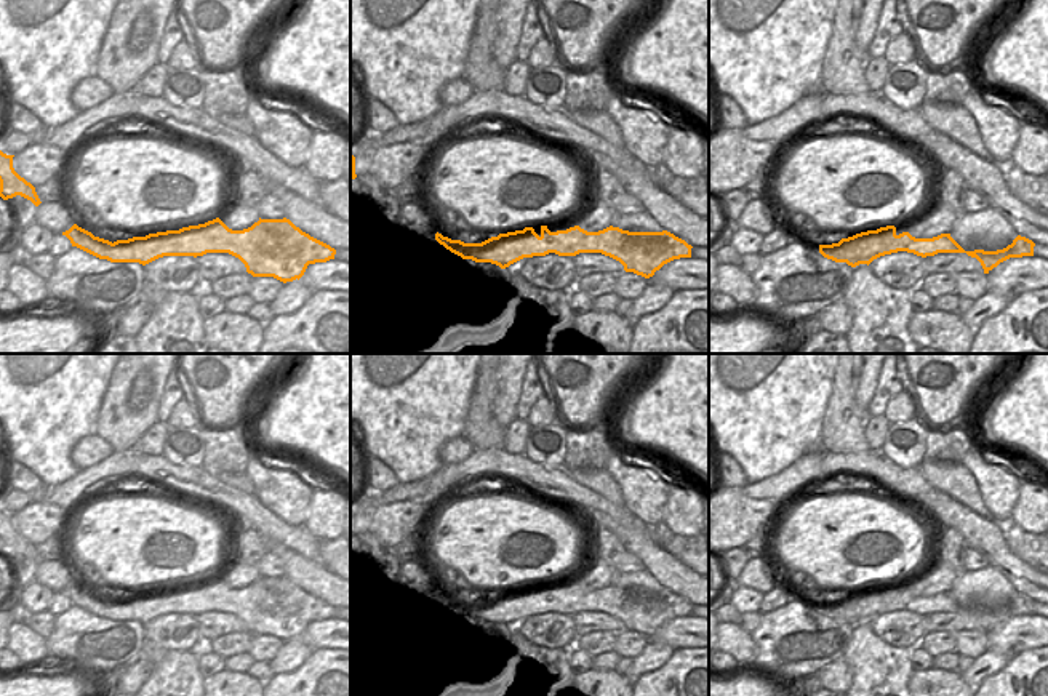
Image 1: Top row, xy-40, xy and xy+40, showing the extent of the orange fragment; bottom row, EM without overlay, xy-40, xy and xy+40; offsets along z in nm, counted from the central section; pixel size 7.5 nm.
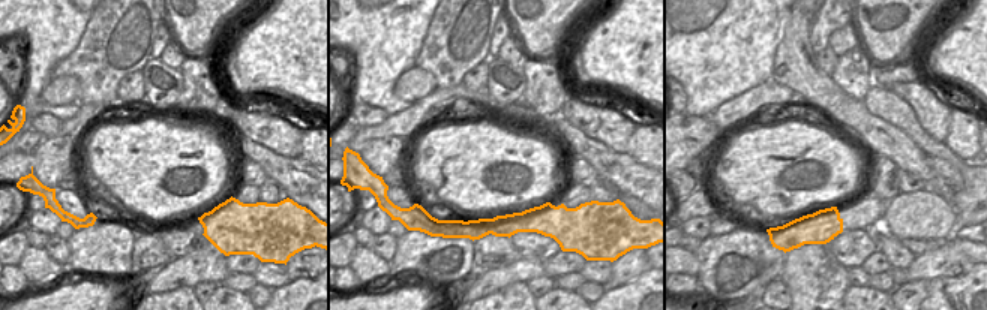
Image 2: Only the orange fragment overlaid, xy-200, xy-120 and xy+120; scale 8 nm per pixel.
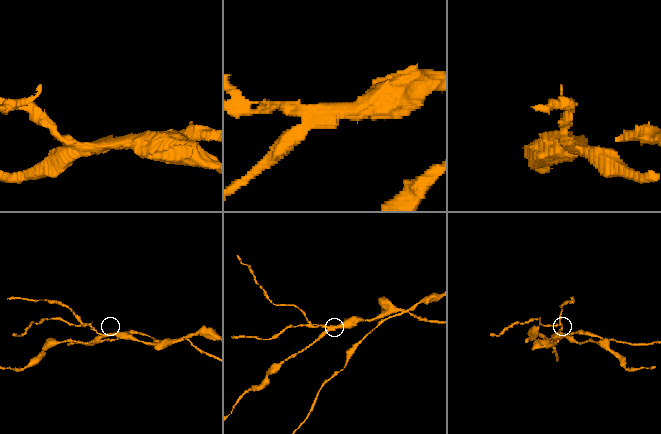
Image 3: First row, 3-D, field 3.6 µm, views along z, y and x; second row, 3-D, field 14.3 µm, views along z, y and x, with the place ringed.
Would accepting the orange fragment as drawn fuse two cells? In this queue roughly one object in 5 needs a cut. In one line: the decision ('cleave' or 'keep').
cleave

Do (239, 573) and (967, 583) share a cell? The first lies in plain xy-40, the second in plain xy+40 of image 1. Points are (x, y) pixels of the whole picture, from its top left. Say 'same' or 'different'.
different

